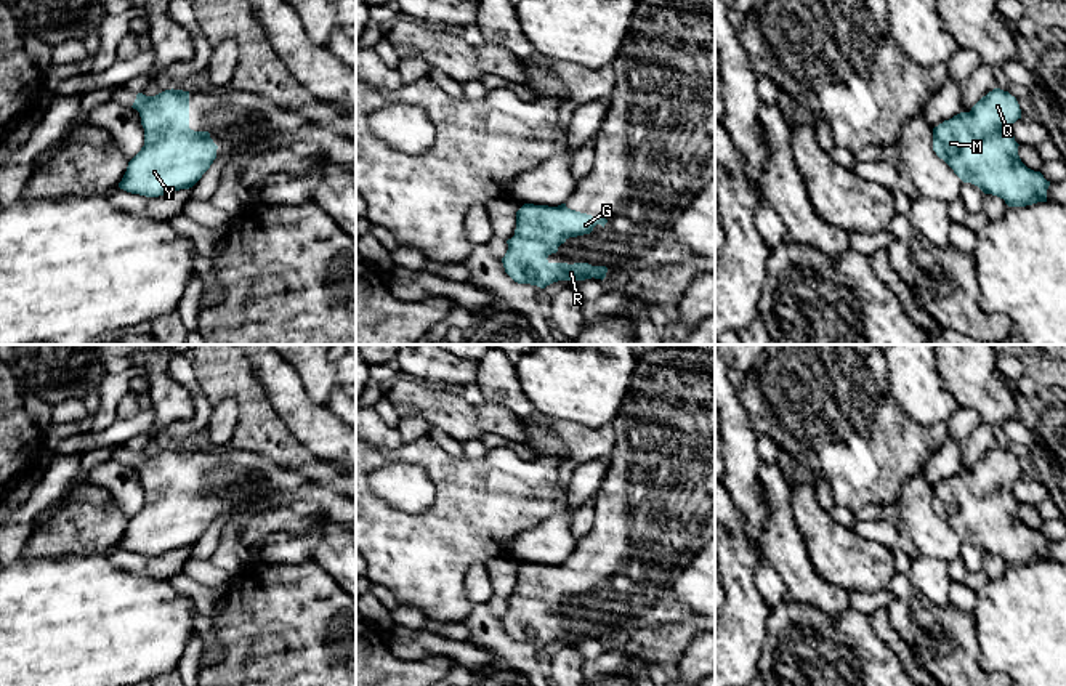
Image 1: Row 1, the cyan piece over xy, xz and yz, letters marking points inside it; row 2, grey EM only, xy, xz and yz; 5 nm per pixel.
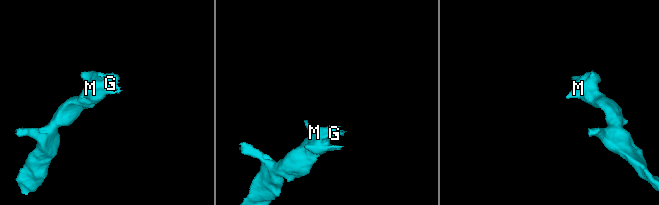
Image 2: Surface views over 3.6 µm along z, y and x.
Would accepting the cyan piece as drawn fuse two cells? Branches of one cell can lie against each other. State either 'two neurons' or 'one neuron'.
one neuron

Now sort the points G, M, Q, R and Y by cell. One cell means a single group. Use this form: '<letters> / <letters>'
G M Q R Y

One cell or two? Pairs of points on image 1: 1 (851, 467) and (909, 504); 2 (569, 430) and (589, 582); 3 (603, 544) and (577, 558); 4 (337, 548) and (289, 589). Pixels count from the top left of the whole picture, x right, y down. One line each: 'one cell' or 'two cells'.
1: two cells
2: two cells
3: one cell
4: two cells

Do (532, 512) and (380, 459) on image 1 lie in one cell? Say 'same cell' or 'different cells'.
same cell

